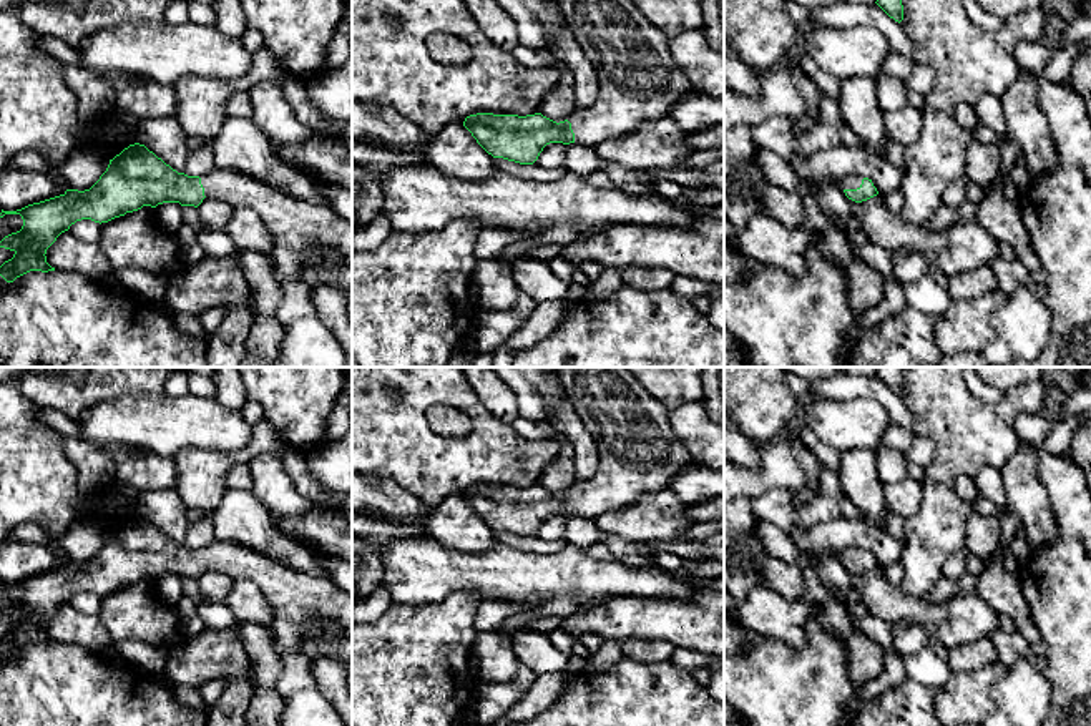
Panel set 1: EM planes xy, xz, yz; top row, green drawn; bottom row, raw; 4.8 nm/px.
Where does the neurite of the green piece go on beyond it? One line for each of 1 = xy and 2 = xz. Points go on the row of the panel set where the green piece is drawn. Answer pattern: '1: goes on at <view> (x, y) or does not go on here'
1: goes on at xy (313, 243)
2: goes on at xz (640, 80)

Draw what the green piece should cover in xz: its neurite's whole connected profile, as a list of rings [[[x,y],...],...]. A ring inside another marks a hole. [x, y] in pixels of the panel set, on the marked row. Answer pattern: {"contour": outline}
{"contour": [[[556,0],[570,32],[593,65],[599,83],[596,101],[585,110],[576,110],[565,121],[553,121],[541,113],[493,115],[477,113],[465,118],[463,126],[477,143],[493,158],[520,164],[533,164],[550,143],[578,143],[596,146],[611,138],[634,131],[644,121],[668,118],[676,103],[701,93],[676,63],[668,33],[653,25],[631,0]]]}

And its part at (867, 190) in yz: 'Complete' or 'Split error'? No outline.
Split error

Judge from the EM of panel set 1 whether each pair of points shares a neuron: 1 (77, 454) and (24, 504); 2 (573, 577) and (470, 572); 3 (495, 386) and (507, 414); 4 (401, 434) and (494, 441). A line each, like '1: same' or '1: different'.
1: different
2: same
3: same
4: same

